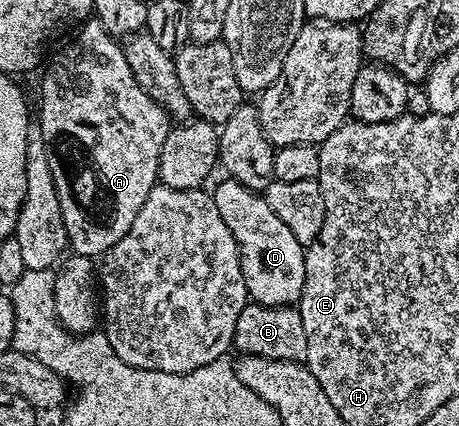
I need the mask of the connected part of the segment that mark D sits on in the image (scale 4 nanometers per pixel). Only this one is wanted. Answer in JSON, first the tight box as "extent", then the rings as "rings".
{"extent":[212,179,306,307],"rings":[[[224,179],[212,193],[230,235],[234,235],[240,252],[240,266],[248,296],[257,305],[282,305],[292,307],[299,302],[306,283],[305,246],[294,239],[294,234],[268,205],[267,196],[242,187],[237,181]]]}

